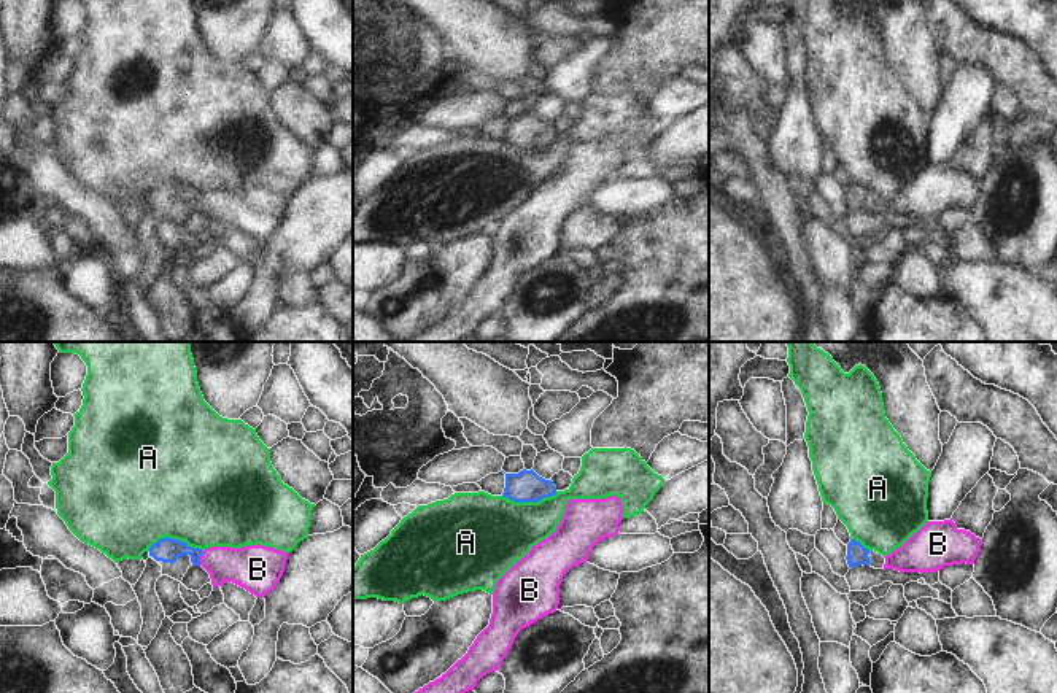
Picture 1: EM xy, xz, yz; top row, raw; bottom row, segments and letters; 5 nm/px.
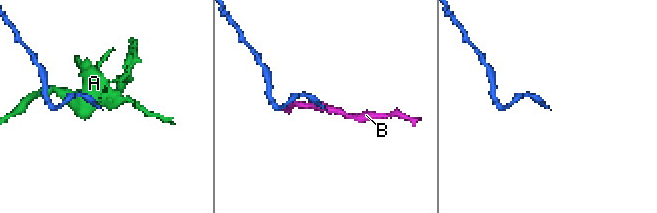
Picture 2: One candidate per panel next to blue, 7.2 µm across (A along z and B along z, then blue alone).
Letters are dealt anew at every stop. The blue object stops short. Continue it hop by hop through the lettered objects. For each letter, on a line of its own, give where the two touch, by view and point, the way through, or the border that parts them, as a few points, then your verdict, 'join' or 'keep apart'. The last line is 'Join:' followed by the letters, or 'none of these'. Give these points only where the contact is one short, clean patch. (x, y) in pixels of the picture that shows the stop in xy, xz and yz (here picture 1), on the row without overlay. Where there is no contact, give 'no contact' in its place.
A: xy (175, 183) | keep apart
B: xy (199, 202) | along xy (202, 194), (199, 209) | keep apart
Join: none of these

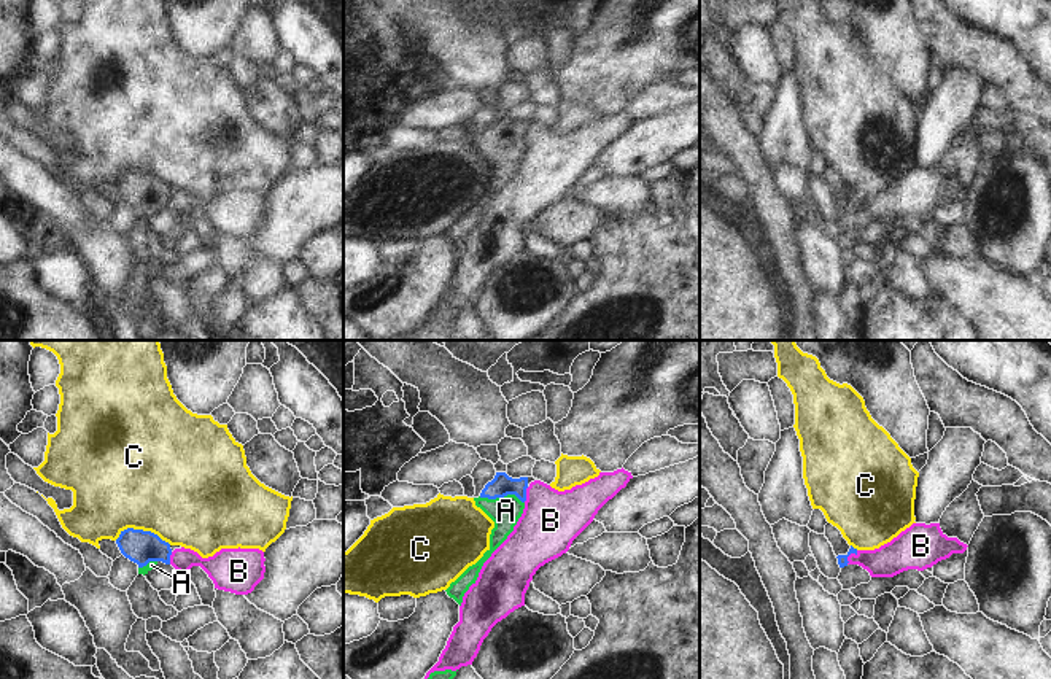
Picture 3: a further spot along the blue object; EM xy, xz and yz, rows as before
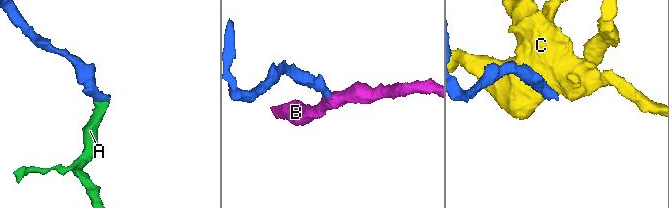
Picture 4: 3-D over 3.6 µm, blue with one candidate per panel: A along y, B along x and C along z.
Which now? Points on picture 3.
A: xz (501, 140) | across xz (501, 129), (501, 140), (506, 155) | join
B: yz (849, 197) | along yz (857, 194), (848, 201), (846, 207) | keep apart
C: xy (142, 174) | keep apart
Join: A

